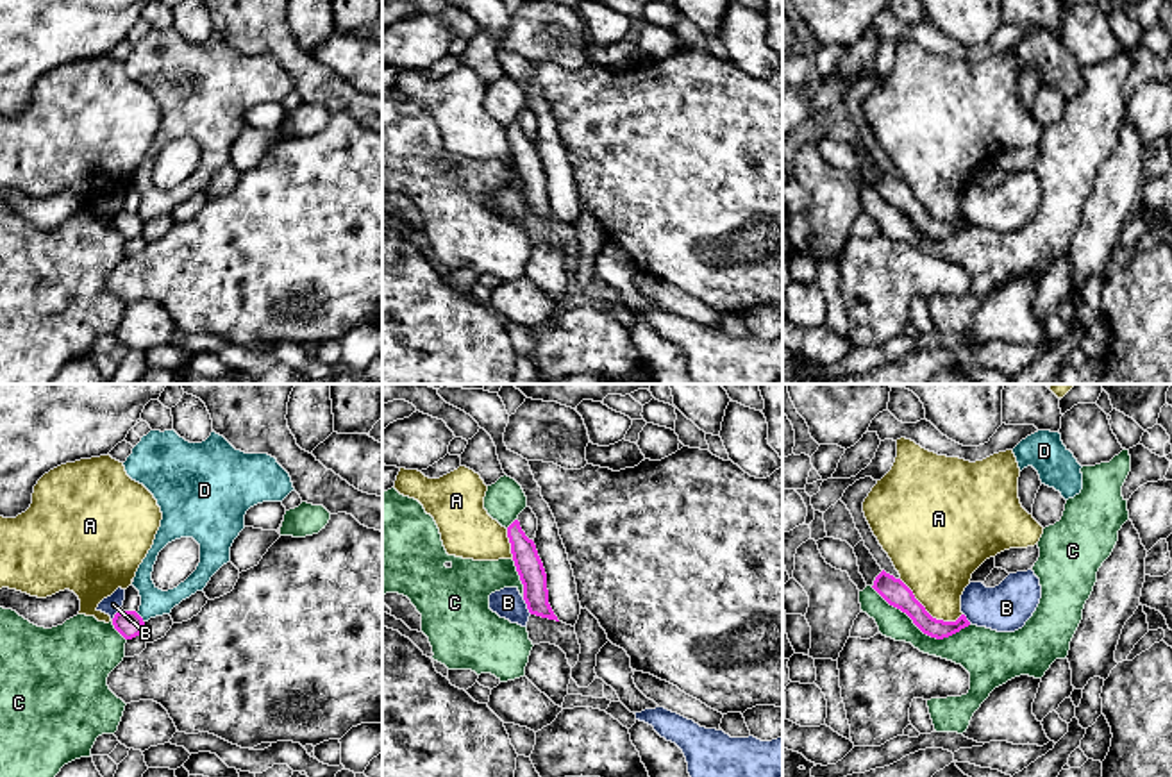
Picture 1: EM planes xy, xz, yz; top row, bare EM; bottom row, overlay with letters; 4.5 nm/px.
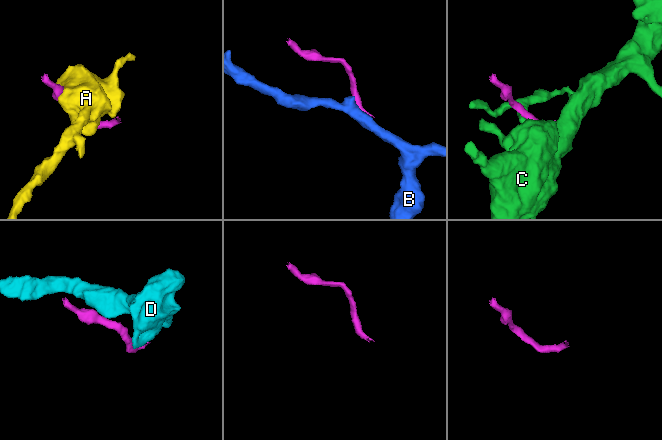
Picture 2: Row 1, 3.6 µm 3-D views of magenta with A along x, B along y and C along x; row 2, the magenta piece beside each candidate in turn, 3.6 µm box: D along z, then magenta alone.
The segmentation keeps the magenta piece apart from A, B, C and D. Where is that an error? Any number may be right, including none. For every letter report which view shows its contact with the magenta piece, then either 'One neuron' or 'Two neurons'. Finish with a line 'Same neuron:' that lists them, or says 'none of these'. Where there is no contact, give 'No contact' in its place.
A: Touches magenta in yz. Two neurons
B: Touches magenta in xz. Two neurons
C: Touches magenta in yz. Two neurons
D: Touches magenta in xy. Two neurons
Same neuron: none of these

